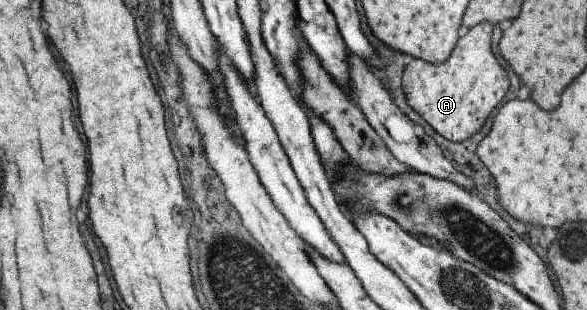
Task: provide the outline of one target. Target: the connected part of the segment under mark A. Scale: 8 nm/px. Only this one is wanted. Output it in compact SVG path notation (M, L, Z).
M486 21L474 25L456 41L443 63L430 64L413 58L401 74L406 104L450 143L461 143L470 138L508 90L505 70L500 68L490 49L491 28Z

